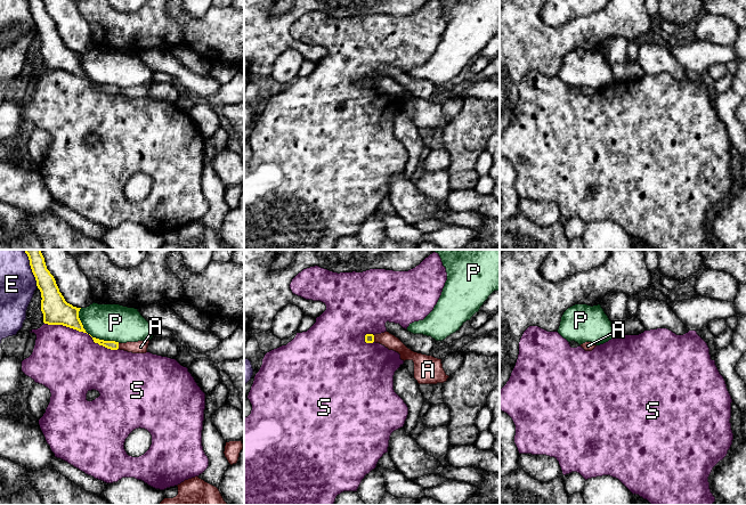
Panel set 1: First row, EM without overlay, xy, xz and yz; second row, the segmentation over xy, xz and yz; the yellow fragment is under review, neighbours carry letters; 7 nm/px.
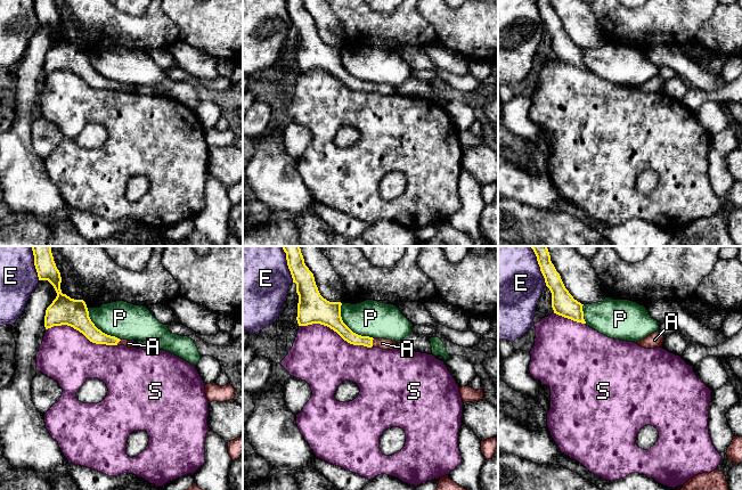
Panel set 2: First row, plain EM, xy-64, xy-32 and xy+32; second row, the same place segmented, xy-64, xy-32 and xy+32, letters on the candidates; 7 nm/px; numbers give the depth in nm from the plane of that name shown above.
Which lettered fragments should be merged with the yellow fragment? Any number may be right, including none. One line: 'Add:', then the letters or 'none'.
Add: A

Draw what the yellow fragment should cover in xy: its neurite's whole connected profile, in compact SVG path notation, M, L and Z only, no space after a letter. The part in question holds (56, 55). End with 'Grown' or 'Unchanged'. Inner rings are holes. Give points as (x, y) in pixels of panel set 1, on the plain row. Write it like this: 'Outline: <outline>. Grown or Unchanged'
Outline: M43 0L27 1L37 25L37 31L41 36L43 67L48 70L63 70L87 78L79 63L81 52L73 51L65 46L54 21L47 14Z. Unchanged

